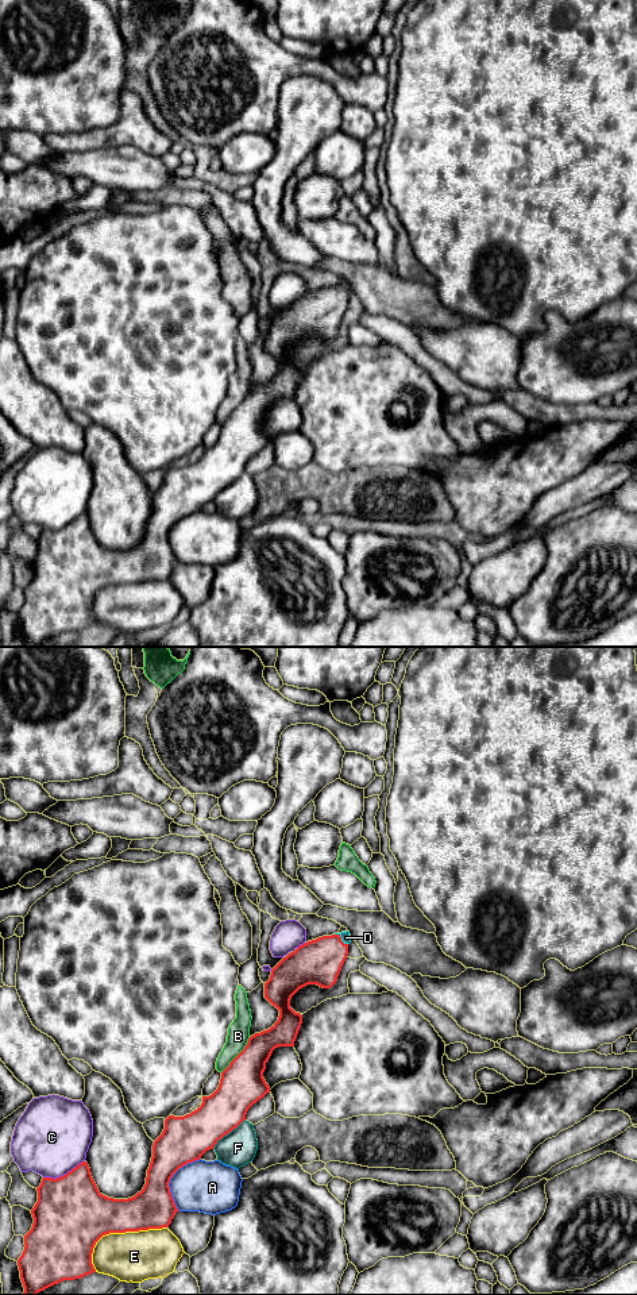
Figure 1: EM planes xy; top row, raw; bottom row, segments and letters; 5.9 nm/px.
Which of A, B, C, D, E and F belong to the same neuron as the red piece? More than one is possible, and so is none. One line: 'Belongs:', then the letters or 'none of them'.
Belongs: D

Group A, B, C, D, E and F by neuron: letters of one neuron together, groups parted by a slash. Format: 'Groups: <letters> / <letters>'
Groups: A / B / C / D / E / F

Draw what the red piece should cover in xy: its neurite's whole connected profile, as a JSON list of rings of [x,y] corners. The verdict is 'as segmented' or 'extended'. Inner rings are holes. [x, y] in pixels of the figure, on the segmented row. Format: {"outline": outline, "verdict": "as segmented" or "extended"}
{"outline": [[[348,930],[318,937],[300,945],[271,970],[270,979],[265,983],[265,998],[279,1010],[278,1021],[270,1029],[248,1038],[244,1049],[221,1072],[217,1090],[209,1096],[202,1096],[197,1110],[184,1117],[169,1115],[165,1119],[165,1129],[154,1141],[146,1184],[140,1192],[128,1199],[103,1195],[86,1161],[61,1178],[42,1179],[36,1188],[38,1202],[31,1210],[34,1223],[24,1236],[26,1246],[18,1260],[23,1295],[36,1295],[63,1280],[81,1279],[96,1272],[92,1253],[96,1242],[105,1234],[169,1227],[179,1211],[170,1192],[170,1179],[179,1168],[200,1160],[206,1151],[213,1149],[219,1140],[246,1121],[248,1109],[270,1092],[263,1078],[266,1063],[275,1048],[294,1047],[302,1024],[302,1015],[290,1007],[292,997],[308,984],[331,988],[347,959],[351,940]]], "verdict": "extended"}

